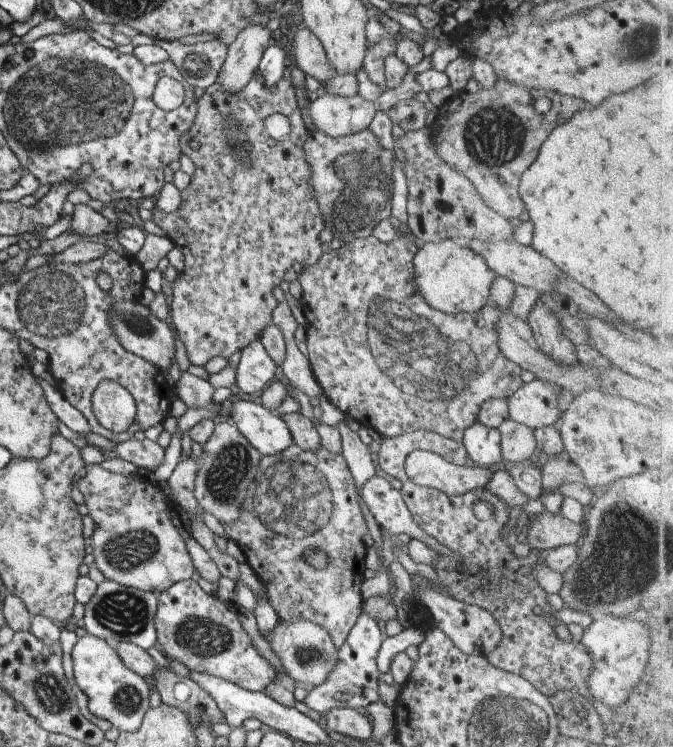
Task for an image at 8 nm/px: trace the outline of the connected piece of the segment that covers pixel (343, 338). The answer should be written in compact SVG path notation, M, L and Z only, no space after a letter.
M408 233L399 235L395 240L388 243L377 240L371 234L362 239L353 239L351 242L345 243L340 248L330 250L328 253L322 253L322 256L319 256L315 264L307 264L307 268L296 278L299 281L299 285L301 285L299 302L301 312L303 317L305 317L304 342L307 347L307 362L315 382L321 388L322 394L327 397L327 400L340 412L343 412L344 417L357 419L361 426L367 429L372 428L383 438L401 436L402 433L411 433L427 428L427 432L435 432L441 437L452 439L453 441L462 441L462 433L471 424L474 424L474 418L477 417L478 409L481 408L481 404L485 400L507 398L522 386L521 369L517 364L510 362L498 349L497 336L495 336L495 322L499 318L499 312L497 312L499 308L494 304L488 302L477 312L458 315L441 313L425 304L421 294L417 292L417 286L415 286L413 274L411 274L412 259L418 249L413 241L414 238Z

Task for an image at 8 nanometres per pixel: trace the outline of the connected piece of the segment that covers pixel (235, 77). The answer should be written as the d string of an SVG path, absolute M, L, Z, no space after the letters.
M251 24L237 33L233 42L226 48L226 55L220 68L217 82L228 92L240 91L249 82L251 75L256 74L259 59L269 43L278 36L271 33L261 24Z

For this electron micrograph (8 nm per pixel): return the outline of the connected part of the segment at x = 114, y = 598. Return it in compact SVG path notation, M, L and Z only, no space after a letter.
M109 580L99 582L95 594L83 605L83 626L89 635L93 635L109 644L129 642L142 650L153 647L156 642L153 620L157 607L157 594L125 587Z

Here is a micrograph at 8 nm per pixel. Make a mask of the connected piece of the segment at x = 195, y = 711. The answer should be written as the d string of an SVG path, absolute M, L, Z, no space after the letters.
M160 667L155 672L154 680L160 703L185 712L192 731L197 722L205 722L211 728L213 724L225 720L215 700L193 680Z

